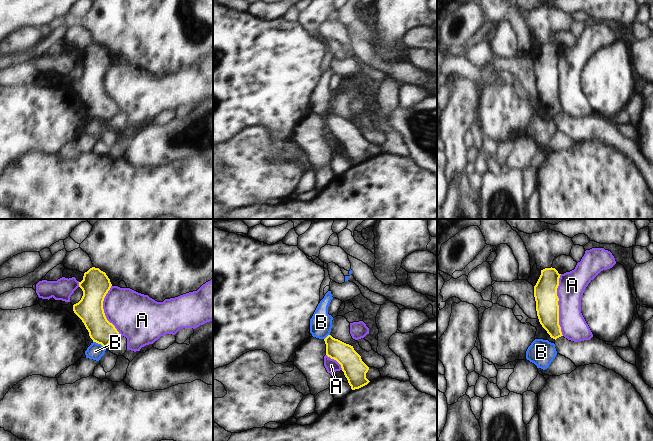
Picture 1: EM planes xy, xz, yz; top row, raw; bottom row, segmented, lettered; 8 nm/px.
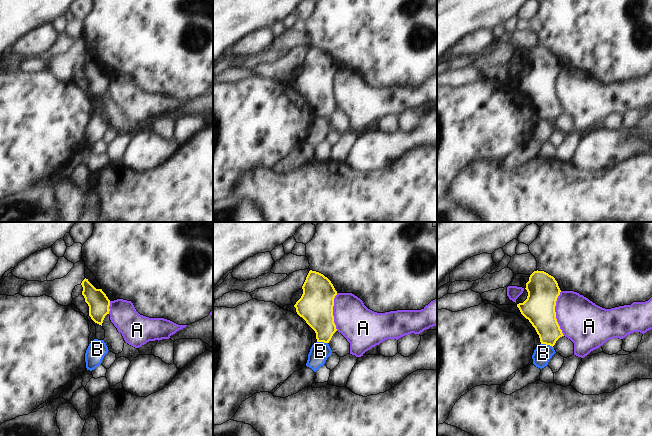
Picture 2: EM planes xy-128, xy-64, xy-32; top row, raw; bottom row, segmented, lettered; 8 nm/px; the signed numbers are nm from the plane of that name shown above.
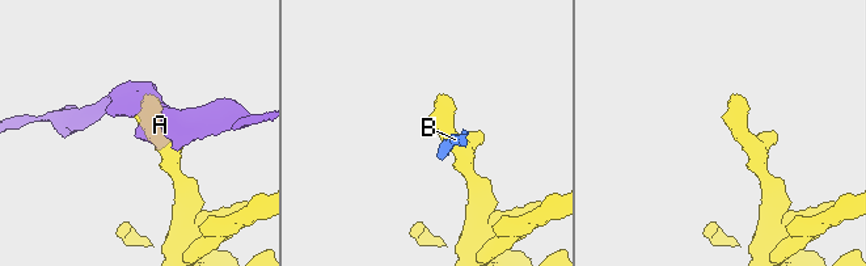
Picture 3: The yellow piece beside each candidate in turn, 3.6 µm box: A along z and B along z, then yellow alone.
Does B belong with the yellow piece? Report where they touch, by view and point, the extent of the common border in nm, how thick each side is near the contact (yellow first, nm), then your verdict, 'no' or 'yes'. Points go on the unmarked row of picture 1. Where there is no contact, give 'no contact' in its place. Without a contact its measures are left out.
xy (99, 119) | 120 nm | 200/140 nm | no

